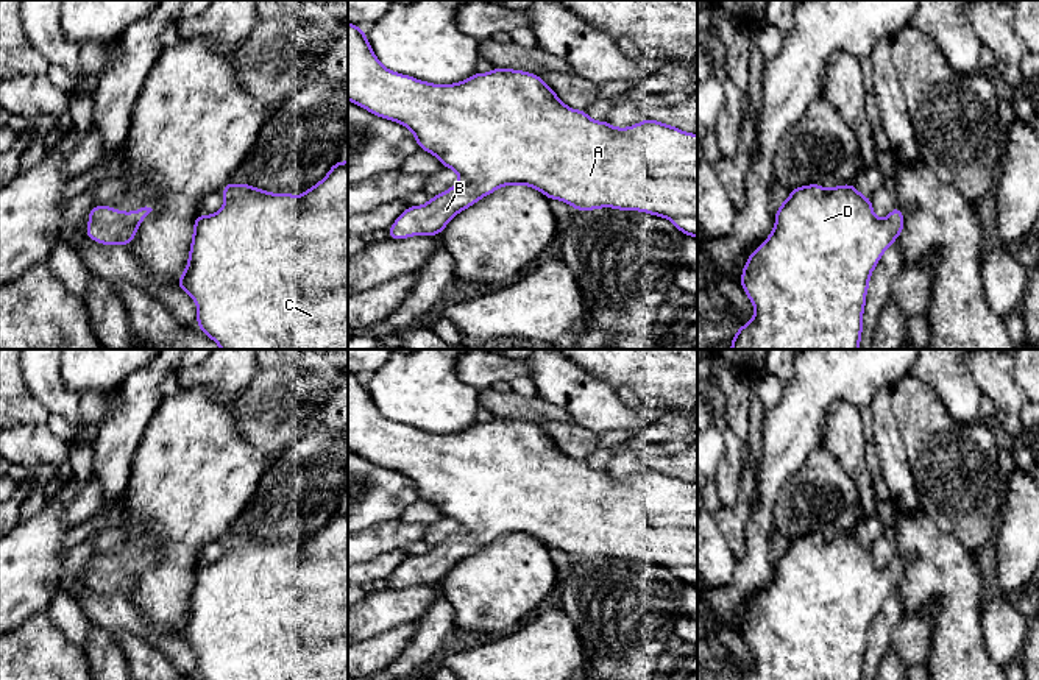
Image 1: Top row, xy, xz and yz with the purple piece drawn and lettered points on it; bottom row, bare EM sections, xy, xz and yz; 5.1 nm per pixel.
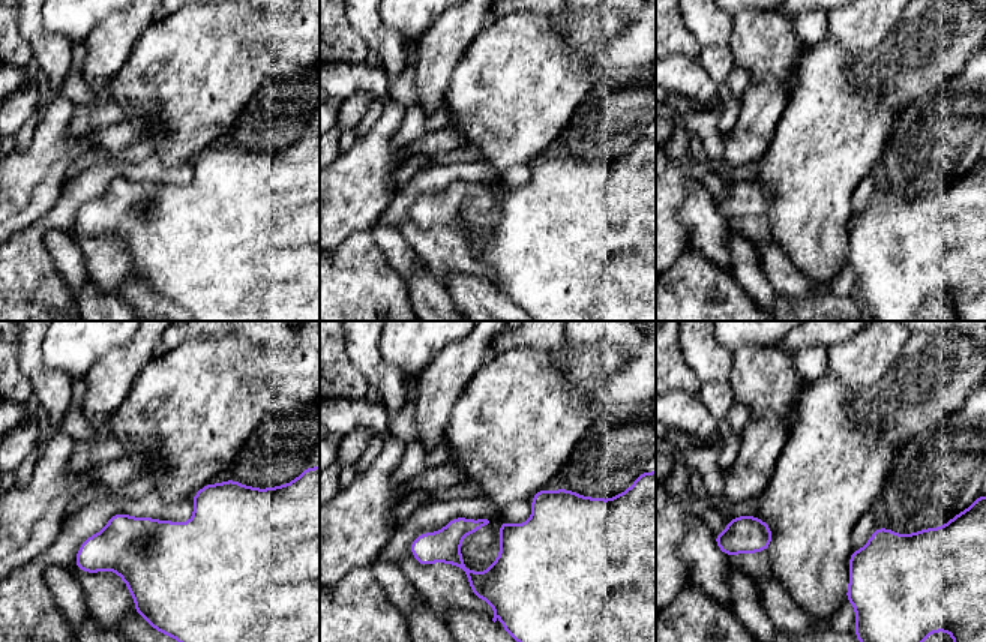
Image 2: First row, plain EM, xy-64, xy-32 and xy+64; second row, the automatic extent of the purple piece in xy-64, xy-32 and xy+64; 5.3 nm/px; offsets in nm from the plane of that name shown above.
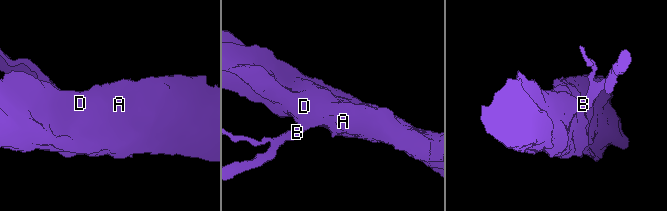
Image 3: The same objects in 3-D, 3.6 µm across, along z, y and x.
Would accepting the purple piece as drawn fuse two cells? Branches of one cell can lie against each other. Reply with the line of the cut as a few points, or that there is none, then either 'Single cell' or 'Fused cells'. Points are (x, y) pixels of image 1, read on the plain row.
No split. Single cell

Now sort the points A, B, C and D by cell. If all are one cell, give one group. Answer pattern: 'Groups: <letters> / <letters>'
Groups: A B C D

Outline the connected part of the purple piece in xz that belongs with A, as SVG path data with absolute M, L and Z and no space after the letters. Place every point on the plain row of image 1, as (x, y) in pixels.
M348 371L348 449L371 463L409 477L418 496L432 502L443 516L460 524L460 532L432 546L423 555L409 555L387 580L399 590L418 583L438 585L462 560L502 535L529 535L549 549L560 549L576 560L615 557L640 560L671 569L683 585L697 588L697 483L644 468L629 477L615 477L607 469L596 471L587 460L568 457L541 426L495 416L454 434L431 434L410 424L392 421L376 407L363 377Z

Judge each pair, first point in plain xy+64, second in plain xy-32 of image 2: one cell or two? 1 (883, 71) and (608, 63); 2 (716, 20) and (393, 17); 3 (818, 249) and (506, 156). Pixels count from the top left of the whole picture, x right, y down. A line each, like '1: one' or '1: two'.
1: two
2: two
3: one

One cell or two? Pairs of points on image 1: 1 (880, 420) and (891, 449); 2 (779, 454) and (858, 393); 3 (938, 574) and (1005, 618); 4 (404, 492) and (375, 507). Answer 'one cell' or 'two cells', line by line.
1: one cell
2: one cell
3: two cells
4: one cell

